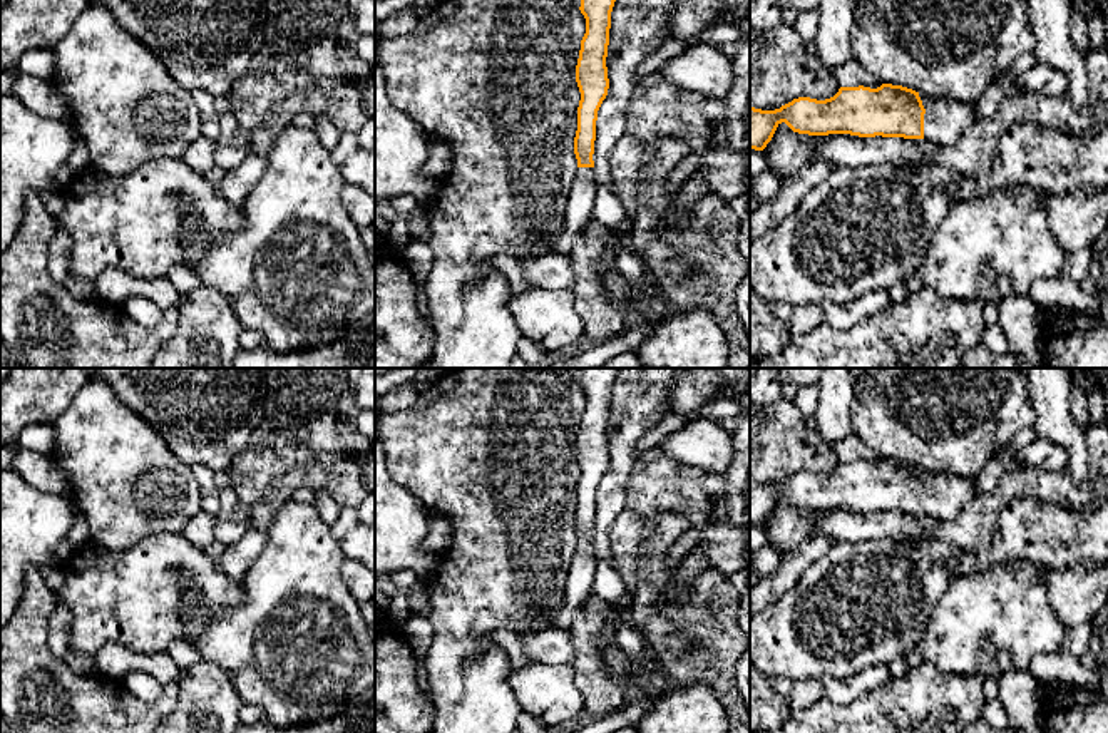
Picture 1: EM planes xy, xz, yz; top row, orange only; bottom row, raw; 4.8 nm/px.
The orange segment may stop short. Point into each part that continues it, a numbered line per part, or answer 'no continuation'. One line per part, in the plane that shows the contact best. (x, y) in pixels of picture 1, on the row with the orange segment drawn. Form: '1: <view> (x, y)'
1: yz (946, 119)

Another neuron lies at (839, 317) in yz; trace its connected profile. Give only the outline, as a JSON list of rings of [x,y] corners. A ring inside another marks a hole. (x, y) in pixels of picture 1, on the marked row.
[[[870,291],[850,303],[822,303],[823,323],[837,331],[852,328],[862,320],[882,311],[890,303],[887,291]]]

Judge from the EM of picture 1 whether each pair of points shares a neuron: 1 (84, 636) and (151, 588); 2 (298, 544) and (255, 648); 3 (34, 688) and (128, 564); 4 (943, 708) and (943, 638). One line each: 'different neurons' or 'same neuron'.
1: same neuron
2: same neuron
3: different neurons
4: different neurons

